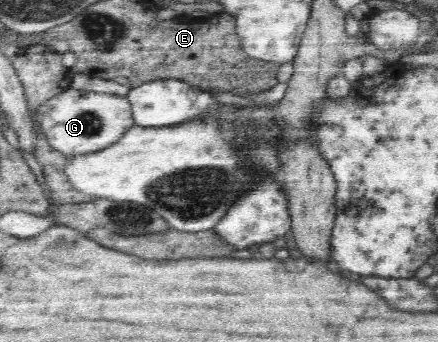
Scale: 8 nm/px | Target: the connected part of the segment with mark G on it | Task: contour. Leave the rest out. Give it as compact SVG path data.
M71 87L52 97L46 104L39 106L32 112L32 115L36 126L42 128L42 133L46 134L48 145L60 153L72 155L73 157L94 153L94 151L110 147L112 143L116 143L126 133L126 130L135 126L132 107L126 96L121 97L101 92L84 92Z

